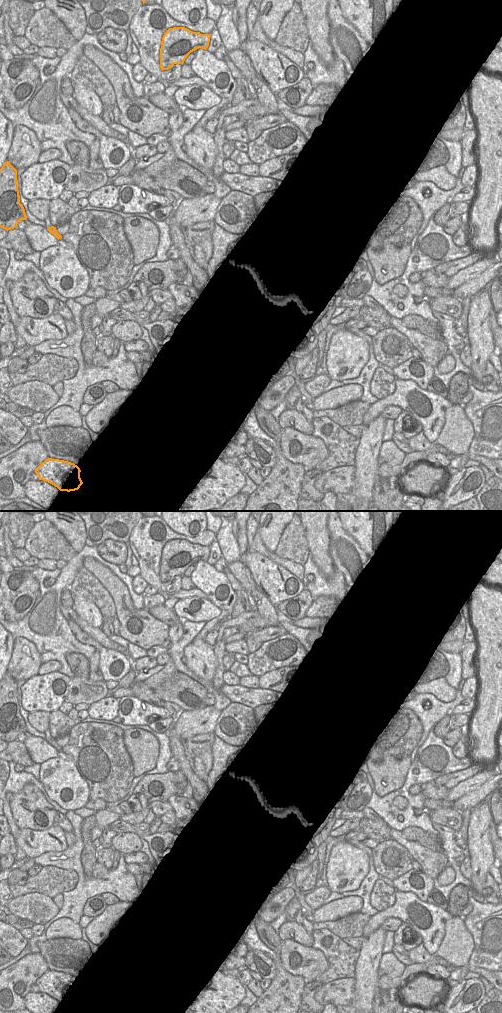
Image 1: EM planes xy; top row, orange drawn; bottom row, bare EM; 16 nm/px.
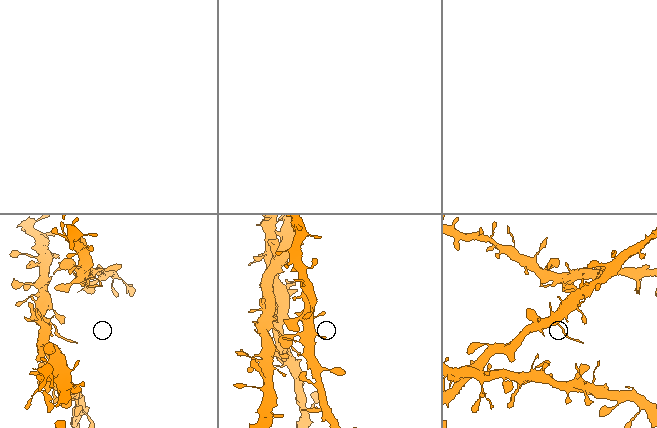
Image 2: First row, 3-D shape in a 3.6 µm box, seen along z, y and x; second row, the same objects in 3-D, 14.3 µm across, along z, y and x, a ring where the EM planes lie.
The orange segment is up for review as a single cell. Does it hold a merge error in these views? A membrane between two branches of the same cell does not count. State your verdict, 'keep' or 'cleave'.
cleave

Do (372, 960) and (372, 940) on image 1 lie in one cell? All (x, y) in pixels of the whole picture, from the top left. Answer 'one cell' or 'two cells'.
one cell

